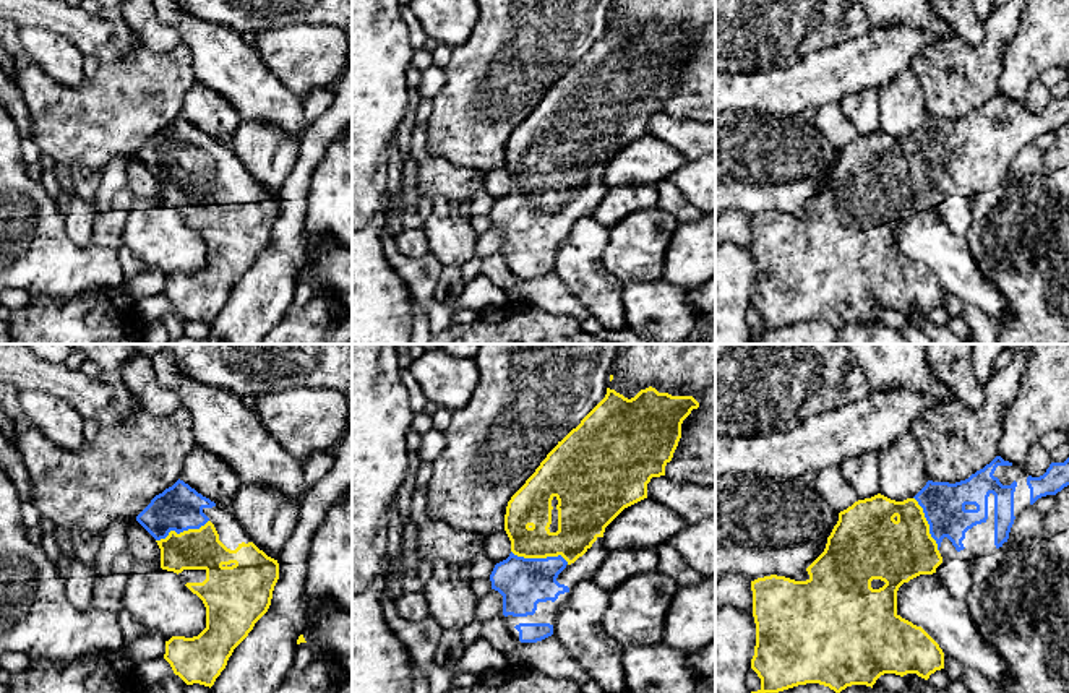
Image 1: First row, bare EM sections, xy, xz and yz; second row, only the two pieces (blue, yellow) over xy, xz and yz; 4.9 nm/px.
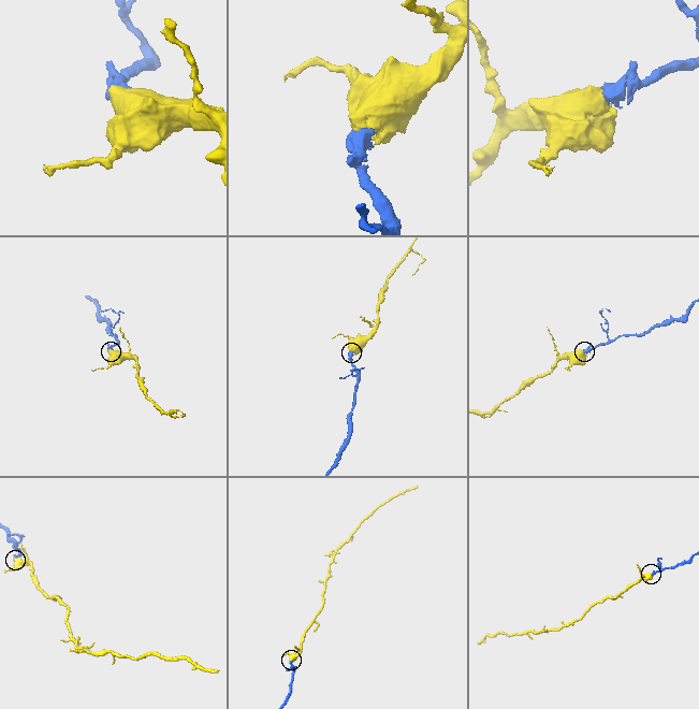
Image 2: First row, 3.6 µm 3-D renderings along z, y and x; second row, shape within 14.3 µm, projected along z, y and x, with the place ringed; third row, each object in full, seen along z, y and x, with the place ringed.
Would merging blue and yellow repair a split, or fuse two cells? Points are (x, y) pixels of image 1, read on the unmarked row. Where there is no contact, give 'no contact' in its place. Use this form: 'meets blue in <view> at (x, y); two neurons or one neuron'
meets blue in xz at (540, 195); one neuron

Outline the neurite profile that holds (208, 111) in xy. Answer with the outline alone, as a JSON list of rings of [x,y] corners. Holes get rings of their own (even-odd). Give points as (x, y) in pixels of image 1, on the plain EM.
[[[200,81],[188,89],[180,117],[222,144],[234,140],[240,125],[235,107]]]

